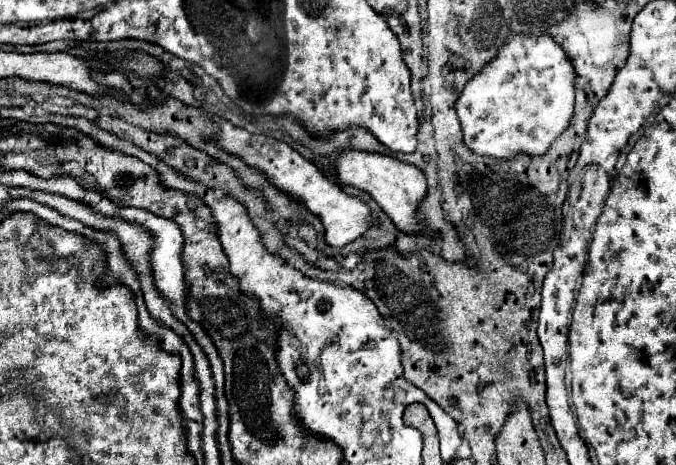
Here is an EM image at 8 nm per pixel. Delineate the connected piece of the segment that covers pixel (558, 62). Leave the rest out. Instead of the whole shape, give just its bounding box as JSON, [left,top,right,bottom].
[455,33,577,159]

